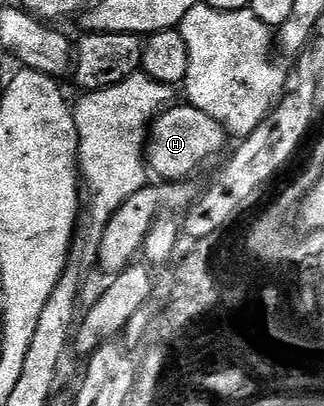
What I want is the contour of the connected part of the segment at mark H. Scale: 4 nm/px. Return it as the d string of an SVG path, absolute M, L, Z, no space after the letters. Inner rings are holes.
M187 104L169 105L153 120L146 139L146 161L151 173L168 184L188 178L207 158L212 158L224 146L226 131L218 120L206 116L198 108Z

